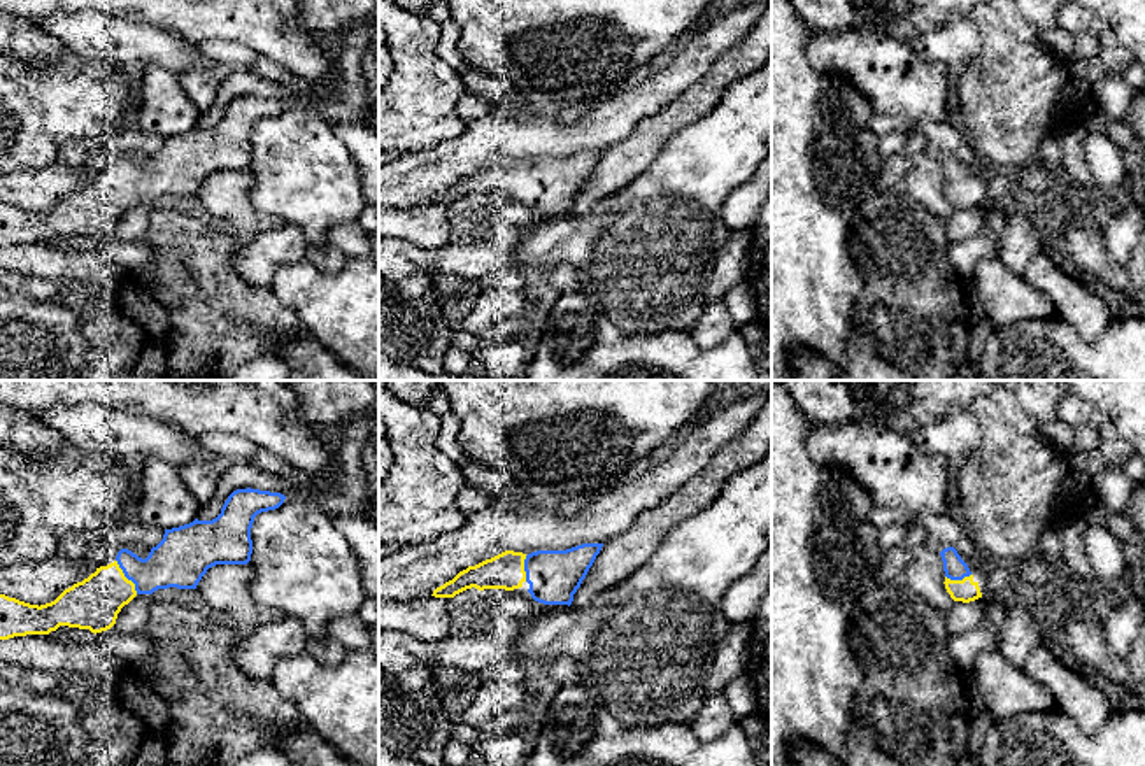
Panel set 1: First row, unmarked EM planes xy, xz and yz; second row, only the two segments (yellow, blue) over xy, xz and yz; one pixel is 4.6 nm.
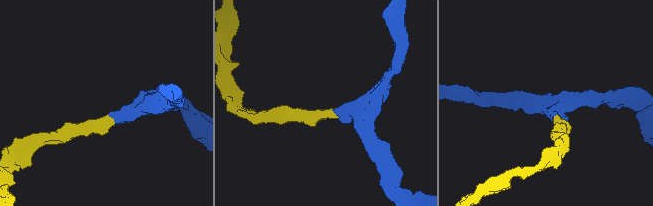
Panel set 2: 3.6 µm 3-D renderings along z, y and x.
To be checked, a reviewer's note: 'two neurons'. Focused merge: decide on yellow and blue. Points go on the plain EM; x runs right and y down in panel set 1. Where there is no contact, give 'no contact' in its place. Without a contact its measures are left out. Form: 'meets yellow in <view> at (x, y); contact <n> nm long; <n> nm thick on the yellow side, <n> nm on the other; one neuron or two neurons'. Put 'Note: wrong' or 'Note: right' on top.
Note: wrong
meets yellow in xy at (125, 184); contact 190 nm long; 240 nm thick on the yellow side, 240 nm on the other; one neuron

